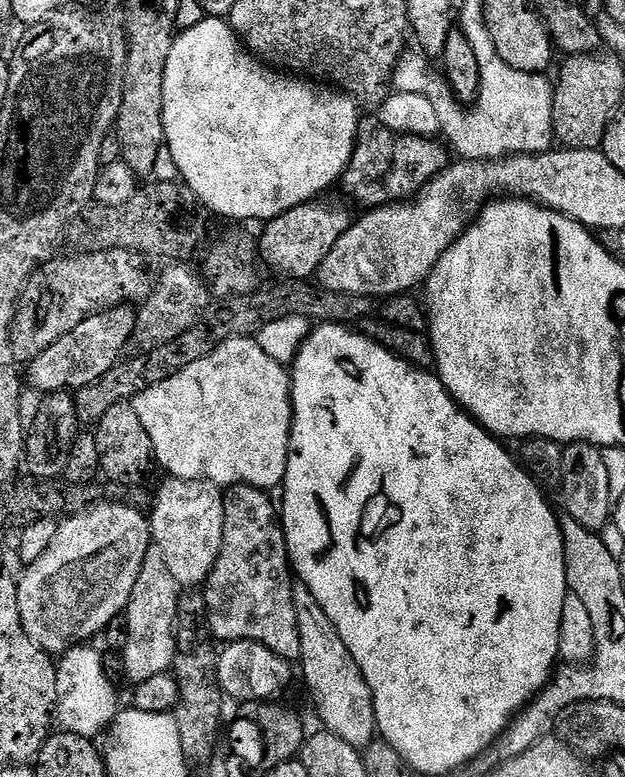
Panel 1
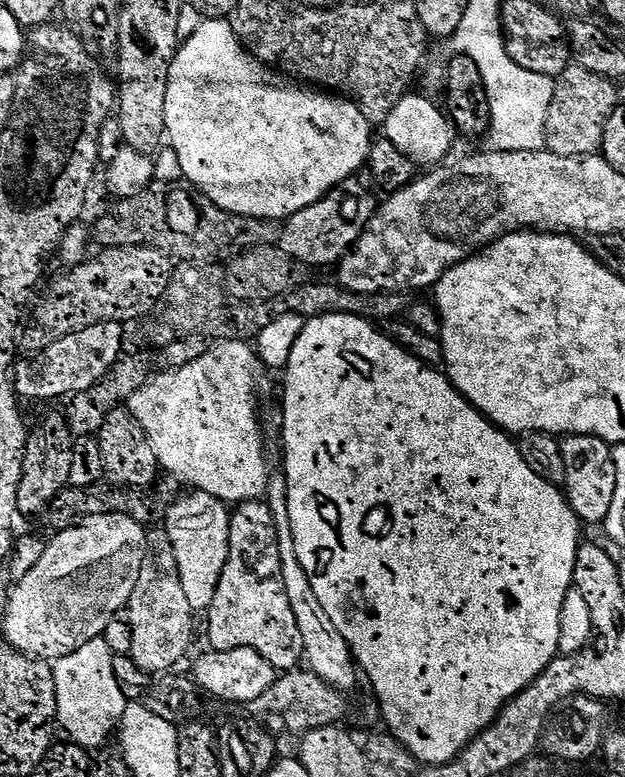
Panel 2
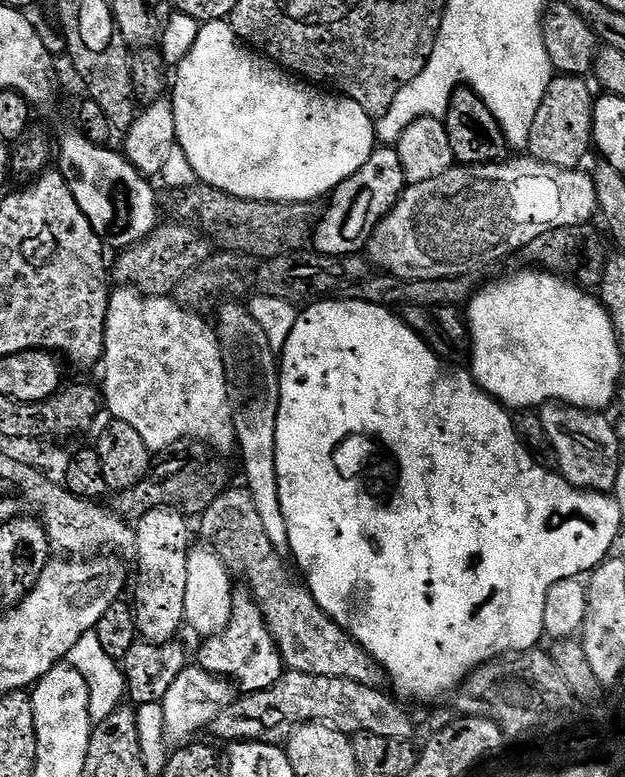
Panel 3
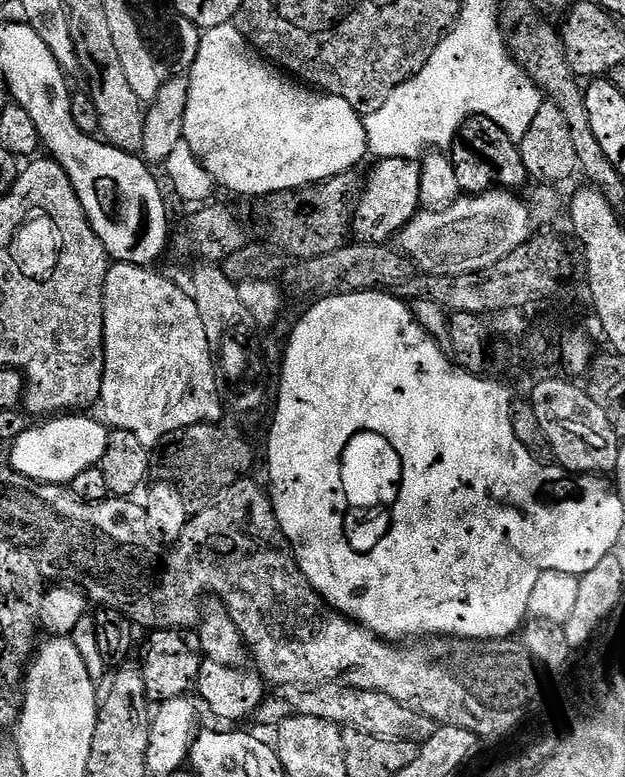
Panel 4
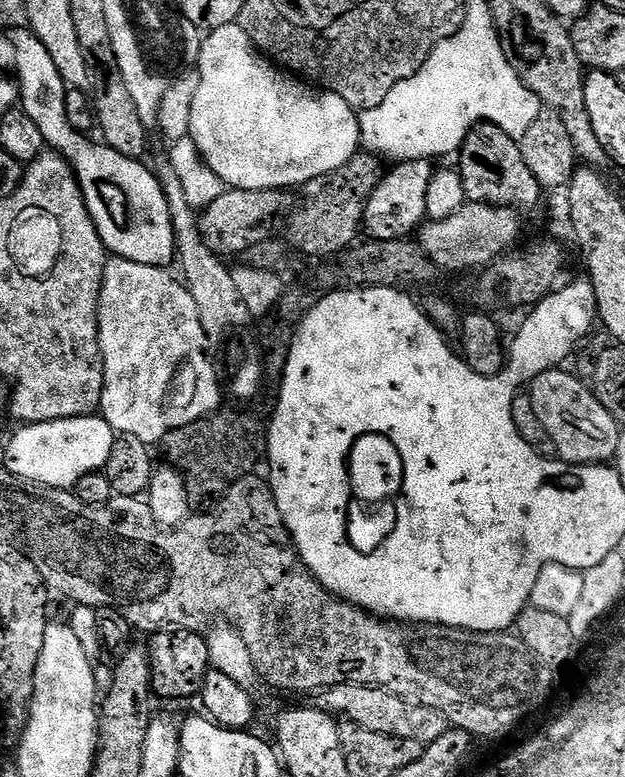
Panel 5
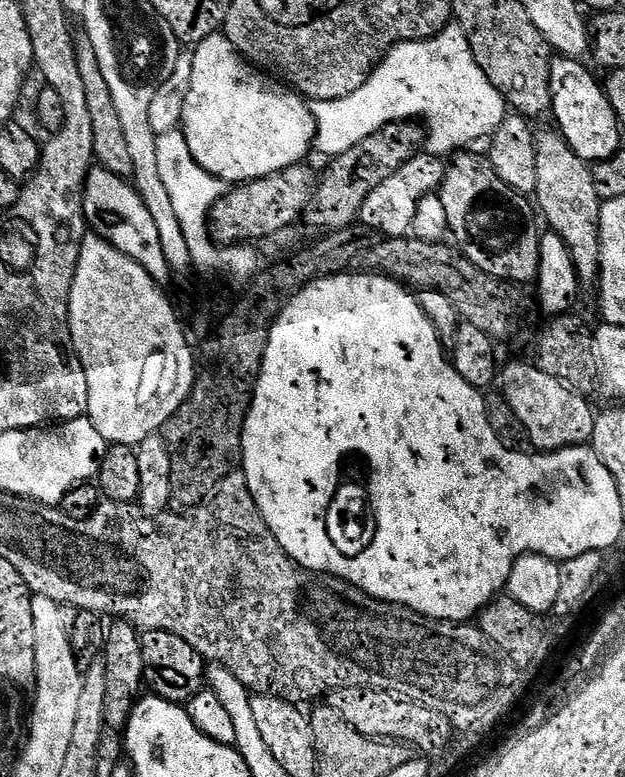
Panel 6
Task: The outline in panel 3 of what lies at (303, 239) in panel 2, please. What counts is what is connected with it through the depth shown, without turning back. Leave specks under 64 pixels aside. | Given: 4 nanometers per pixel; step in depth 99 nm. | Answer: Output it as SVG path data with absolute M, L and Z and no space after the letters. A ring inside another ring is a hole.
M380 146L370 154L366 166L358 170L349 180L343 180L338 187L327 197L329 208L320 216L320 221L311 229L316 235L316 241L324 252L346 252L354 248L358 242L360 228L366 218L366 210L372 210L374 198L386 198L388 202L397 202L406 187L404 171L399 154L395 147Z

